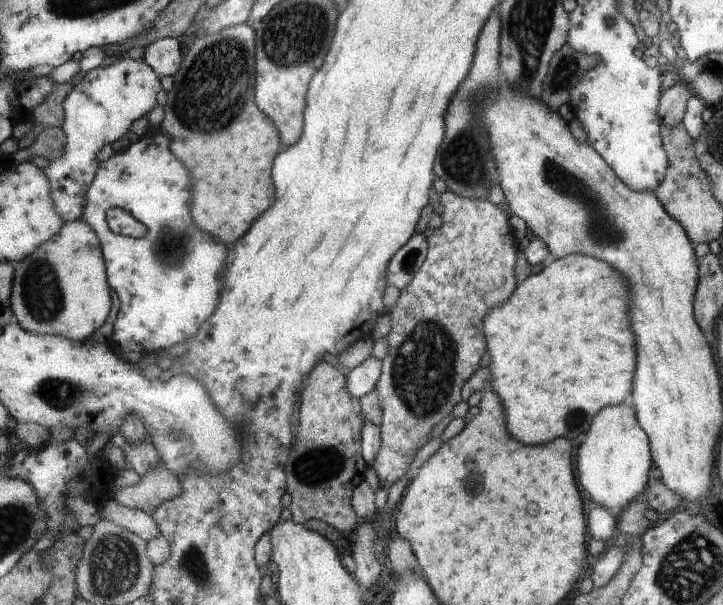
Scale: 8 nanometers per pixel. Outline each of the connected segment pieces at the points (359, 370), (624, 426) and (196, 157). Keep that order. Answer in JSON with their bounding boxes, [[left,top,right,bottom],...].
[[346,355,384,398],[579,403,651,520],[163,22,283,250]]

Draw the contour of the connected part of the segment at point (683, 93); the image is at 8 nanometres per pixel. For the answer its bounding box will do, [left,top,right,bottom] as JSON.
[658,79,694,125]

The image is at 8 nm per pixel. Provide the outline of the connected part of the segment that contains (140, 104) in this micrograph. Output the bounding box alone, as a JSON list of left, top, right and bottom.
[44,56,161,222]

